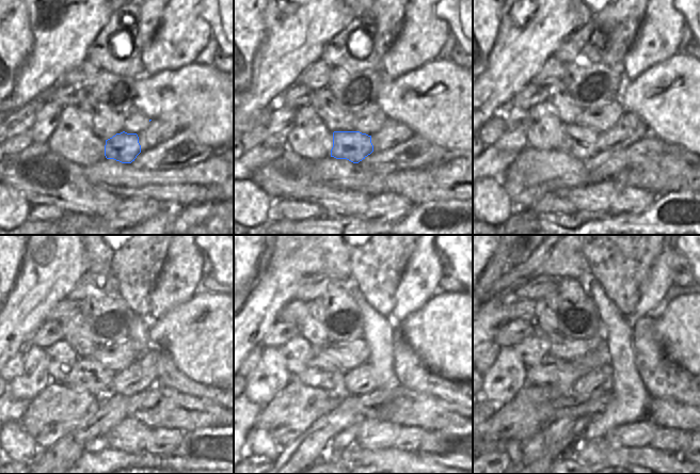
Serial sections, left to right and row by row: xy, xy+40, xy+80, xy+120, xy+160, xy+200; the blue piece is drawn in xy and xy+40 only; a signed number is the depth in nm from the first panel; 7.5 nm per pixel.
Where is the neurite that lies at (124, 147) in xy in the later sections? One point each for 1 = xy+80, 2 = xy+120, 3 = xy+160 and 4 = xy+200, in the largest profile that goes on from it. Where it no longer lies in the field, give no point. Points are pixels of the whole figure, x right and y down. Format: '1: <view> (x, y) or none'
1: xy+80 (579, 142)
2: xy+120 (86, 374)
3: xy+160 (321, 373)
4: xy+200 (549, 370)

